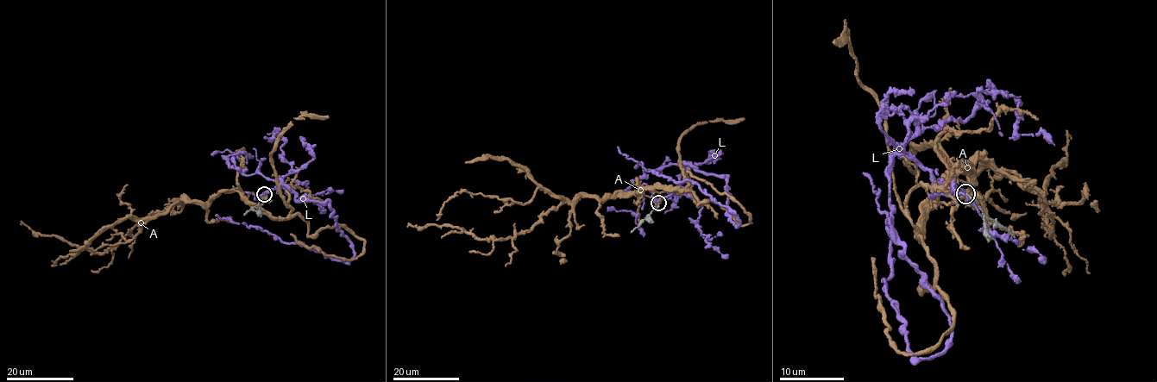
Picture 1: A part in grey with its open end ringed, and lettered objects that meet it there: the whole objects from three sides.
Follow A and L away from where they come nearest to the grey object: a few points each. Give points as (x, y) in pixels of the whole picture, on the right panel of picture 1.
A: (966, 192), (935, 203), (967, 161), (969, 178), (975, 159), (1015, 177), (1050, 235), (1066, 130)
L: (966, 194), (893, 158), (889, 223), (952, 328), (942, 350), (919, 358), (885, 291), (890, 224), (862, 172)

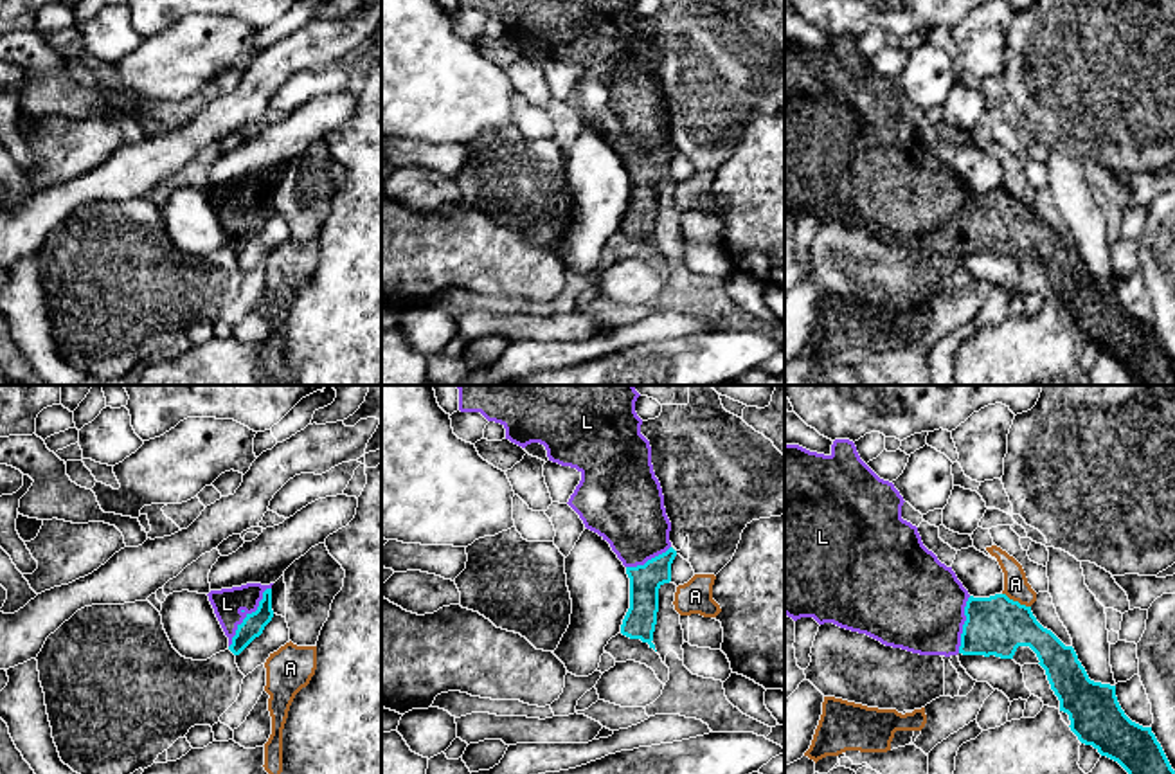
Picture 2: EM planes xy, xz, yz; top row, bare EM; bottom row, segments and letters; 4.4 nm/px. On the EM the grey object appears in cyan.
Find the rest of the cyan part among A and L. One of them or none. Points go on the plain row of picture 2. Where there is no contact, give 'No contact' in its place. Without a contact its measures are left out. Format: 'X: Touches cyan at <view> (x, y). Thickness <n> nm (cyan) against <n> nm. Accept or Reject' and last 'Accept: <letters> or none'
A: Touches cyan at yz (1017, 198). Thickness 260 nm (cyan) against 110 nm. Reject
L: Touches cyan at xy (247, 213). Thickness 100 nm (cyan) against 140 nm. Accept
Accept: L

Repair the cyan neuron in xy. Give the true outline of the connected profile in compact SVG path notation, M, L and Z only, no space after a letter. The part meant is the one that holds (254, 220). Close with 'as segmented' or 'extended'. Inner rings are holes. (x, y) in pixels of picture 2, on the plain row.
M247 180L207 191L234 252L239 252L272 218L272 182Z | extended

